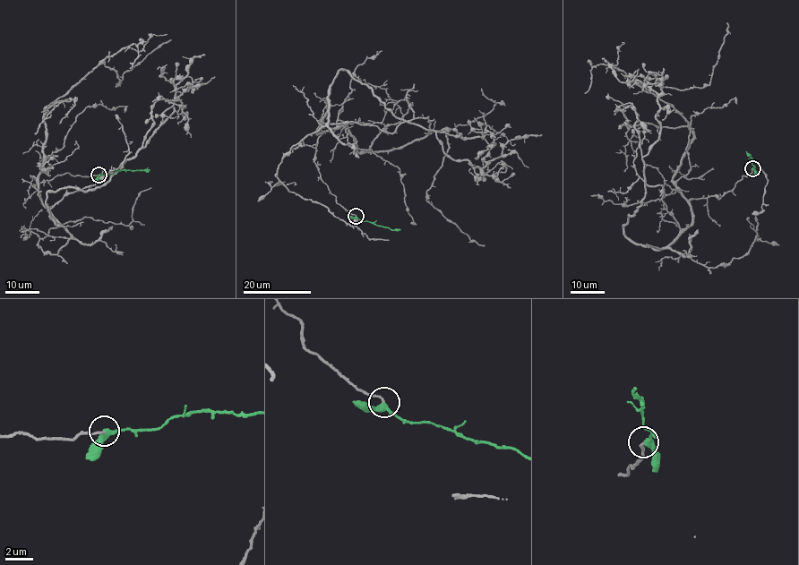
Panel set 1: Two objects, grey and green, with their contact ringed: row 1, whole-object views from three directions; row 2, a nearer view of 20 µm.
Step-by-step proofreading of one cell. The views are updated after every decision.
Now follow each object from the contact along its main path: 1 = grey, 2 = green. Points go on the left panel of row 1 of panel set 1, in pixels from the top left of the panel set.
1: (98, 175), (30, 176), (40, 169), (46, 111), (102, 64), (120, 86), (171, 40)
2: (98, 175), (150, 169)

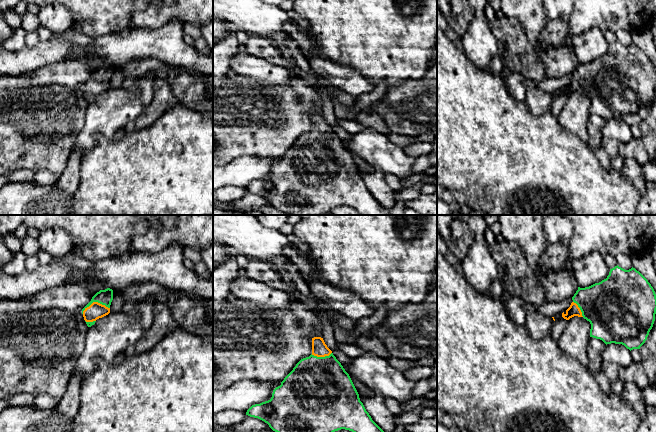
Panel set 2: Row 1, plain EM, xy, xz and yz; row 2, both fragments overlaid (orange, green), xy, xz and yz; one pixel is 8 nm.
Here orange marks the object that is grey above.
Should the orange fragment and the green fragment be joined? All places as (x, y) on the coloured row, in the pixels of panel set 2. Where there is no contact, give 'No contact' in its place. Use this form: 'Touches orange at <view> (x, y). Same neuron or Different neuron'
Touches orange at xy (95, 302). Same neuron

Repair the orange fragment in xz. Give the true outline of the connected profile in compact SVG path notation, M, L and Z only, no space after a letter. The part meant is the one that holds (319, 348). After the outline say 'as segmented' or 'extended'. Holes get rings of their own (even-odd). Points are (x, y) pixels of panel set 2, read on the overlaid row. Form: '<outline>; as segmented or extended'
M321 337L312 338L312 354L296 364L281 385L273 390L271 399L252 405L246 415L264 421L275 432L335 432L341 429L352 432L384 432L366 411L349 374Z; extended

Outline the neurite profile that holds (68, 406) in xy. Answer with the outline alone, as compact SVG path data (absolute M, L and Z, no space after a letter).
M73 376L69 380L64 395L60 398L59 403L53 408L67 419L73 420L80 407L80 388L82 376Z

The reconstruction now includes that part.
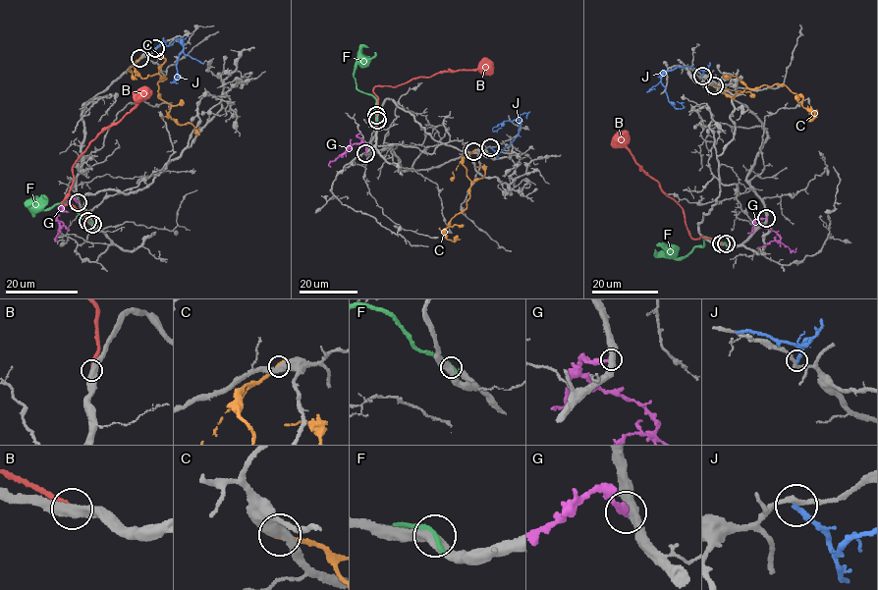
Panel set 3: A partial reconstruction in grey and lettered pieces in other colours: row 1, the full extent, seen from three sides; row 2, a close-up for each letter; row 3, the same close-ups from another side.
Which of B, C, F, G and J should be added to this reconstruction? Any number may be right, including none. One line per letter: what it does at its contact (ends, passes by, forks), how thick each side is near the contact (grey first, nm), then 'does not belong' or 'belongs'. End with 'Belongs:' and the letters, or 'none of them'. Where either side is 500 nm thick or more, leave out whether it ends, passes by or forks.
B: it ends | 480/260 nm | belongs
C: it ends | 440/280 nm | does not belong
F: it ends | 480/320 nm | does not belong
G: it ends | 440/280 nm | does not belong
J: it ends | 260/280 nm | does not belong
Belongs: B

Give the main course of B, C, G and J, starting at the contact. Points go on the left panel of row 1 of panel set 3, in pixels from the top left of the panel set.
B: (87, 221), (61, 203), (74, 180), (72, 169), (101, 132), (136, 105), (146, 86)
C: (138, 58), (135, 66), (142, 79), (166, 79), (158, 92), (171, 106), (169, 115), (199, 134)
G: (78, 201), (72, 198), (59, 206), (58, 222), (68, 231)
J: (155, 48), (162, 43), (171, 45), (181, 38), (184, 50), (178, 59), (175, 82), (170, 82), (178, 76)

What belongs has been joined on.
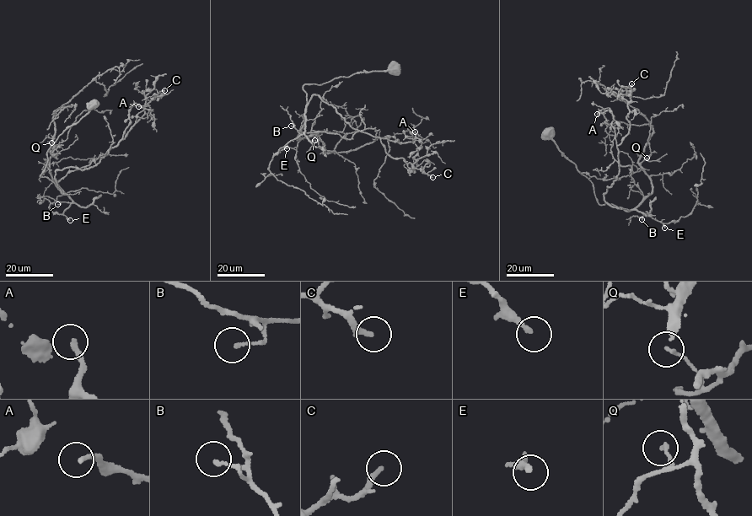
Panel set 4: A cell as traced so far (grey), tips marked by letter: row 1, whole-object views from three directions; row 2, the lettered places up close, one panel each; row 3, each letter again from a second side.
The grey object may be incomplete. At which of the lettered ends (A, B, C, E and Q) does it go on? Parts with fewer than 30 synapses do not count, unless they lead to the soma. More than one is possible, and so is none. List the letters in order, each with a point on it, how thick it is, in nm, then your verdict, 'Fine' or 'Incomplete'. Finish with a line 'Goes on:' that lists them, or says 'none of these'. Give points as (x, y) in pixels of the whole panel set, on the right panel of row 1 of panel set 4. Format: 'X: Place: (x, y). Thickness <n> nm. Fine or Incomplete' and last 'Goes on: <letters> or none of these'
A: Place: (597, 114). Thickness 180 nm. Incomplete
B: Place: (641, 219). Thickness 130 nm. Fine
C: Place: (631, 83). Thickness 220 nm. Fine
E: Place: (664, 228). Thickness 200 nm. Fine
Q: Place: (647, 158). Thickness 120 nm. Fine
Goes on: A

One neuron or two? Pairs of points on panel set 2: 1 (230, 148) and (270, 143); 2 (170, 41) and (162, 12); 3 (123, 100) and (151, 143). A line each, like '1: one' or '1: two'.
1: one
2: two
3: two

